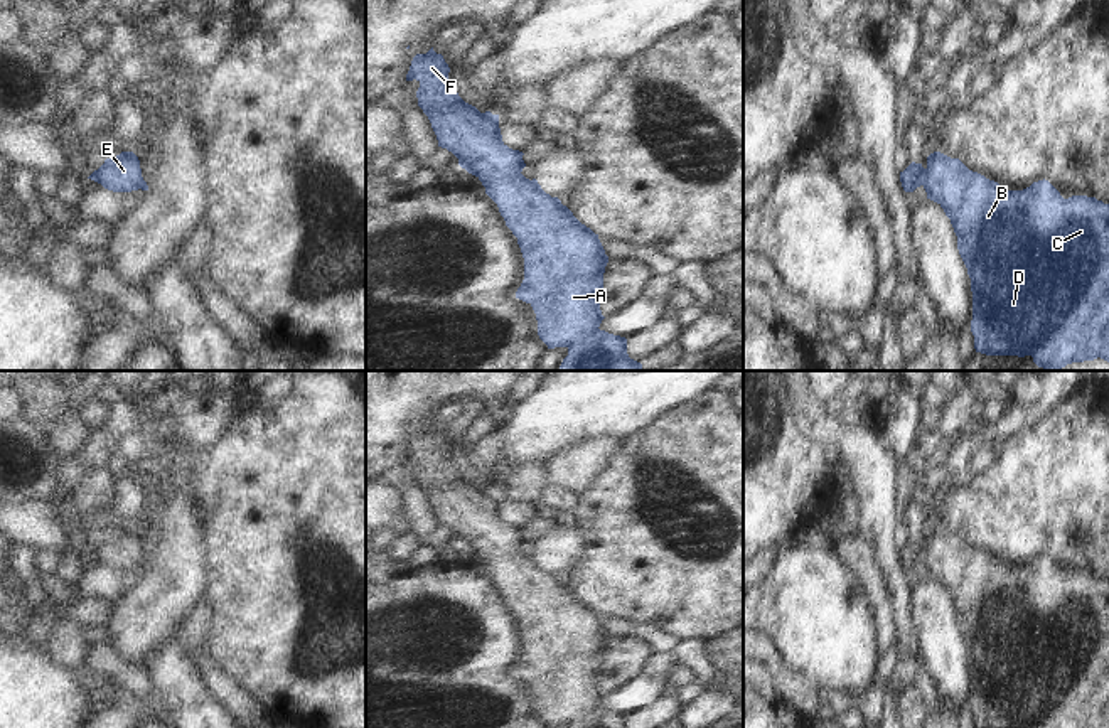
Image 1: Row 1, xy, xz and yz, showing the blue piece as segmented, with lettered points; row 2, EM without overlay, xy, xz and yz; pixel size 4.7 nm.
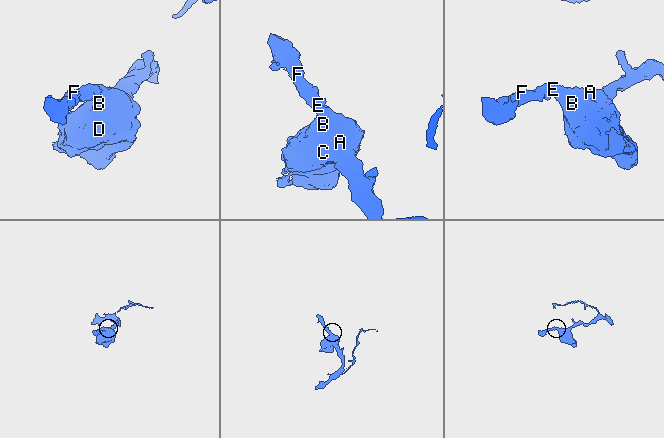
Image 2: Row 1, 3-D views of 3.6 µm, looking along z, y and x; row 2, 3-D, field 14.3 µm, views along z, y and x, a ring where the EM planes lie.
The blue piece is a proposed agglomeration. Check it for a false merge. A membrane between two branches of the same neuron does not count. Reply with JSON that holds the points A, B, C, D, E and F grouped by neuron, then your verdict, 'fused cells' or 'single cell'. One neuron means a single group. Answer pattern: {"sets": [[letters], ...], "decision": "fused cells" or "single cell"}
{"sets": [["A", "B", "C", "D", "E", "F"]], "decision": "single cell"}

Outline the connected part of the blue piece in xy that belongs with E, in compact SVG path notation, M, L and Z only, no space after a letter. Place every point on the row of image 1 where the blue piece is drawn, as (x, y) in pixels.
M121 152L116 157L106 158L88 179L113 192L148 190L142 177L140 160L133 152Z

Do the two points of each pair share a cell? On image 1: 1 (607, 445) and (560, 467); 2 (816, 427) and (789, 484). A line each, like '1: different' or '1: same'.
1: same
2: different

